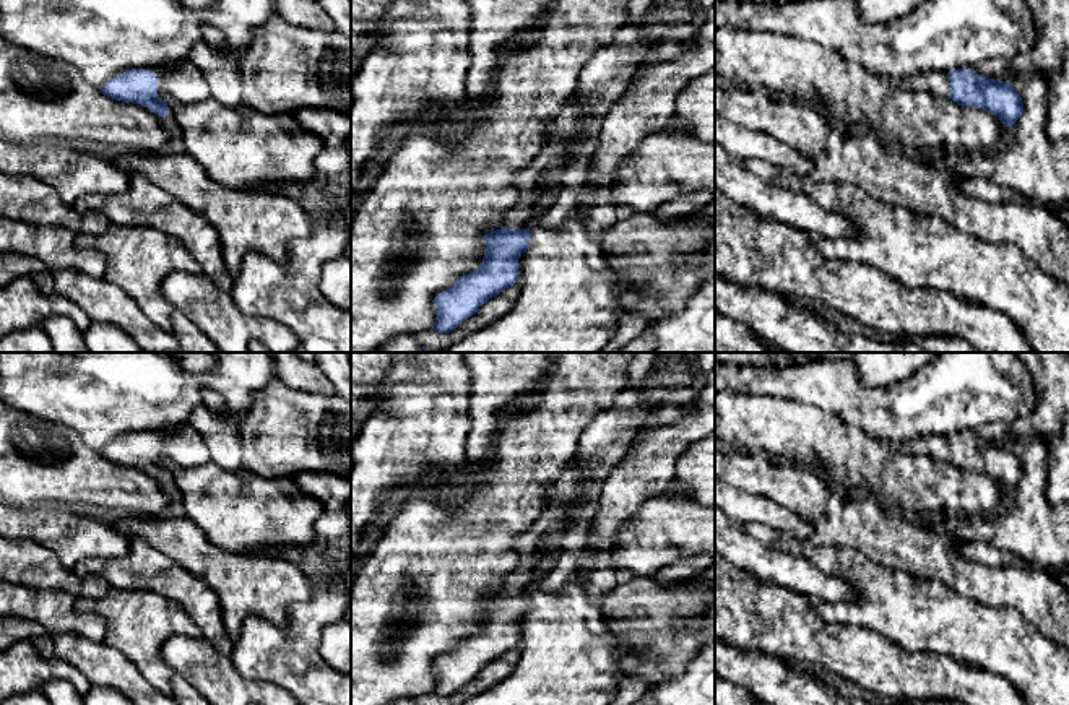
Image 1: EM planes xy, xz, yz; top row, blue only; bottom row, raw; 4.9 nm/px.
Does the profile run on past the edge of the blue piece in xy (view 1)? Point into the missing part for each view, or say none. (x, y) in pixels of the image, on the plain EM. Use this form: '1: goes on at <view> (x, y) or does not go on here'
1: goes on at xy (161, 457)

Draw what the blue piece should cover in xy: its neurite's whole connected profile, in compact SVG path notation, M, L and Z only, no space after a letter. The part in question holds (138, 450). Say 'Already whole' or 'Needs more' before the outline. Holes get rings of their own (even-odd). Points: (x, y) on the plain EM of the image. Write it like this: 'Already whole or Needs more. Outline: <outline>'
Needs more. Outline: M132 432L109 443L101 456L110 463L140 468L159 481L169 479L167 458L162 447L145 432Z

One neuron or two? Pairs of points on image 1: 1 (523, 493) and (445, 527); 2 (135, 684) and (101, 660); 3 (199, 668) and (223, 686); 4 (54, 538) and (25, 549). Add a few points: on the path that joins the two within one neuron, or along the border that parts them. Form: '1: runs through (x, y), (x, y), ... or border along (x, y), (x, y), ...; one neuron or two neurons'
1: runs through (504, 512), (488, 527), (465, 527); one neuron
2: runs through (127, 679), (109, 668); one neuron
3: runs through (205, 668), (216, 679); one neuron
4: border along (33, 531), (70, 569); two neurons

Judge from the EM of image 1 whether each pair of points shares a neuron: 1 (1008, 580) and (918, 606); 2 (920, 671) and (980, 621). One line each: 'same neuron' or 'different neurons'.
1: different neurons
2: different neurons

